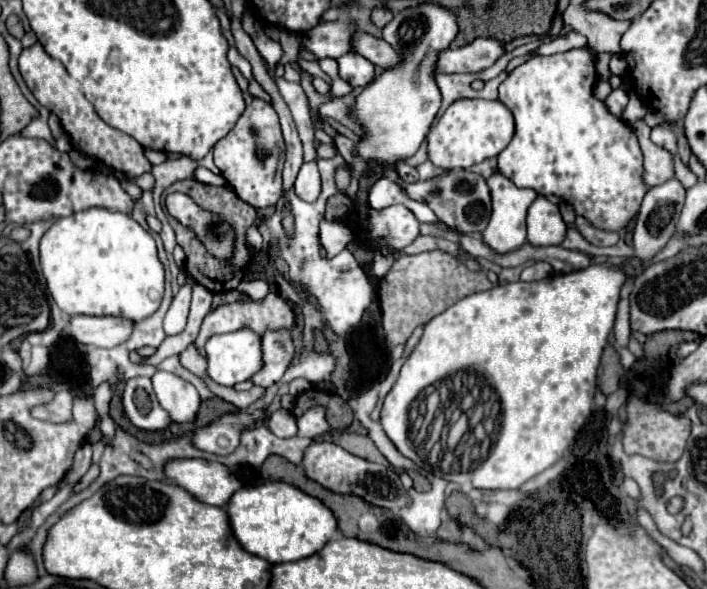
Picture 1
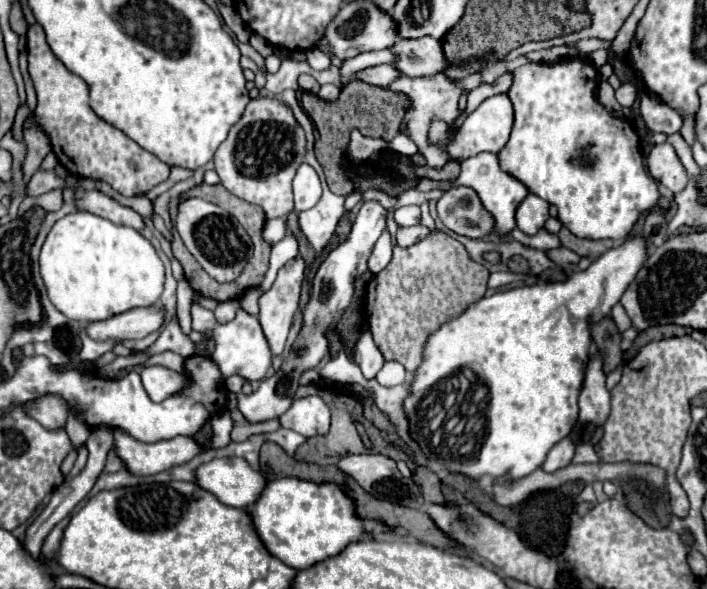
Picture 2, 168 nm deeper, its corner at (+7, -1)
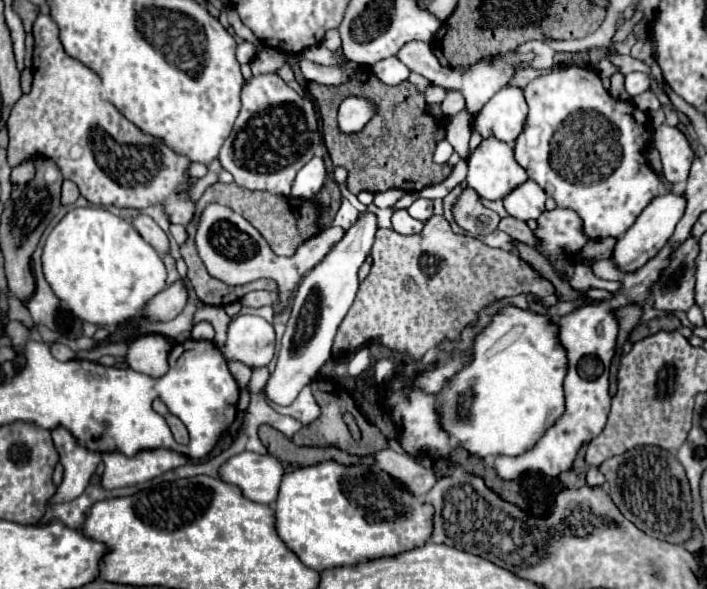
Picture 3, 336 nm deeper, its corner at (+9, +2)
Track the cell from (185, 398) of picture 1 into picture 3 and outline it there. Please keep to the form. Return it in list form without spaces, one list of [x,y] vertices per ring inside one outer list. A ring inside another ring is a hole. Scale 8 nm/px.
[[[144,335],[130,343],[126,361],[128,361],[130,369],[158,379],[158,377],[166,375],[166,369],[170,367],[168,365],[170,349],[172,349],[172,345],[166,337]]]

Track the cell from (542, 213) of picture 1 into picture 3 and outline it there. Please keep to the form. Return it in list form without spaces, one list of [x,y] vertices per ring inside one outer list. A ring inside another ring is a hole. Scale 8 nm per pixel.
[[[526,181],[516,187],[502,203],[512,217],[520,221],[530,221],[538,219],[544,213],[544,201],[546,193],[534,181]]]

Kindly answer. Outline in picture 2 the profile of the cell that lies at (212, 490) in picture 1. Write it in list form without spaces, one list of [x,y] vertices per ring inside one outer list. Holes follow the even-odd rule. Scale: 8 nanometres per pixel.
[[[216,458],[196,470],[196,482],[220,502],[234,508],[254,506],[266,488],[266,478],[244,458]]]

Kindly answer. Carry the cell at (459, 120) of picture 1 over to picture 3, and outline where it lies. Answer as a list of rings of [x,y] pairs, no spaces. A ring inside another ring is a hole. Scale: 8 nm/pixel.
[[[506,87],[500,89],[474,117],[472,131],[478,131],[482,139],[496,137],[508,145],[514,145],[516,137],[524,127],[528,105],[522,89]]]

